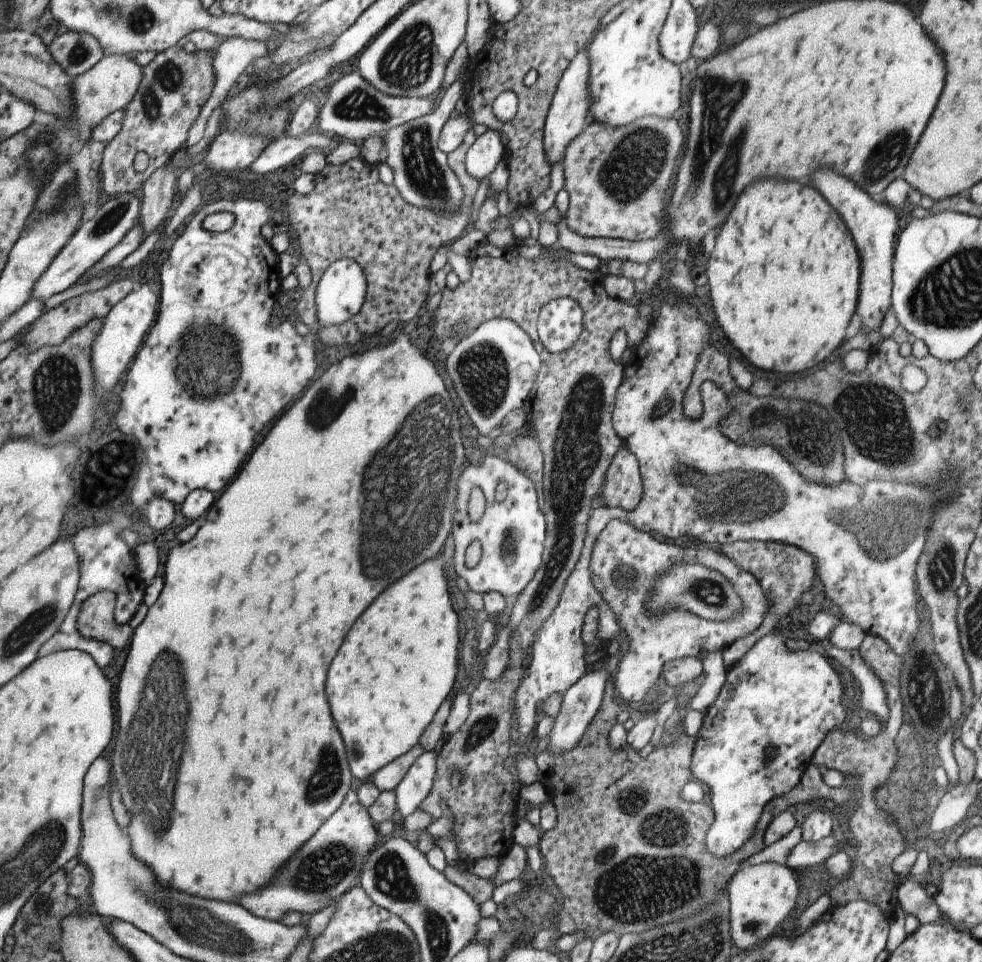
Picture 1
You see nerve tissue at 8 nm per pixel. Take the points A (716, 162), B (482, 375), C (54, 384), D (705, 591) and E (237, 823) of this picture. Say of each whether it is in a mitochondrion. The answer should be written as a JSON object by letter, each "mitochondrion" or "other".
{"A":"mitochondrion","B":"mitochondrion","C":"mitochondrion","D":"mitochondrion","E":"other"}

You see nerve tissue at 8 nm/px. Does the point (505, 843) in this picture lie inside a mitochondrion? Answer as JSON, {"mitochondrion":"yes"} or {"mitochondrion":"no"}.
{"mitochondrion":"no"}

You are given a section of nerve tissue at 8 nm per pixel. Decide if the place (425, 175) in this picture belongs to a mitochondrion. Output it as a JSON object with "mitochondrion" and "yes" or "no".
{"mitochondrion":"yes"}

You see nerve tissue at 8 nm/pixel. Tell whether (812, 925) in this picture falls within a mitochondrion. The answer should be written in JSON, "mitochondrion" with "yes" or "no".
{"mitochondrion":"no"}

